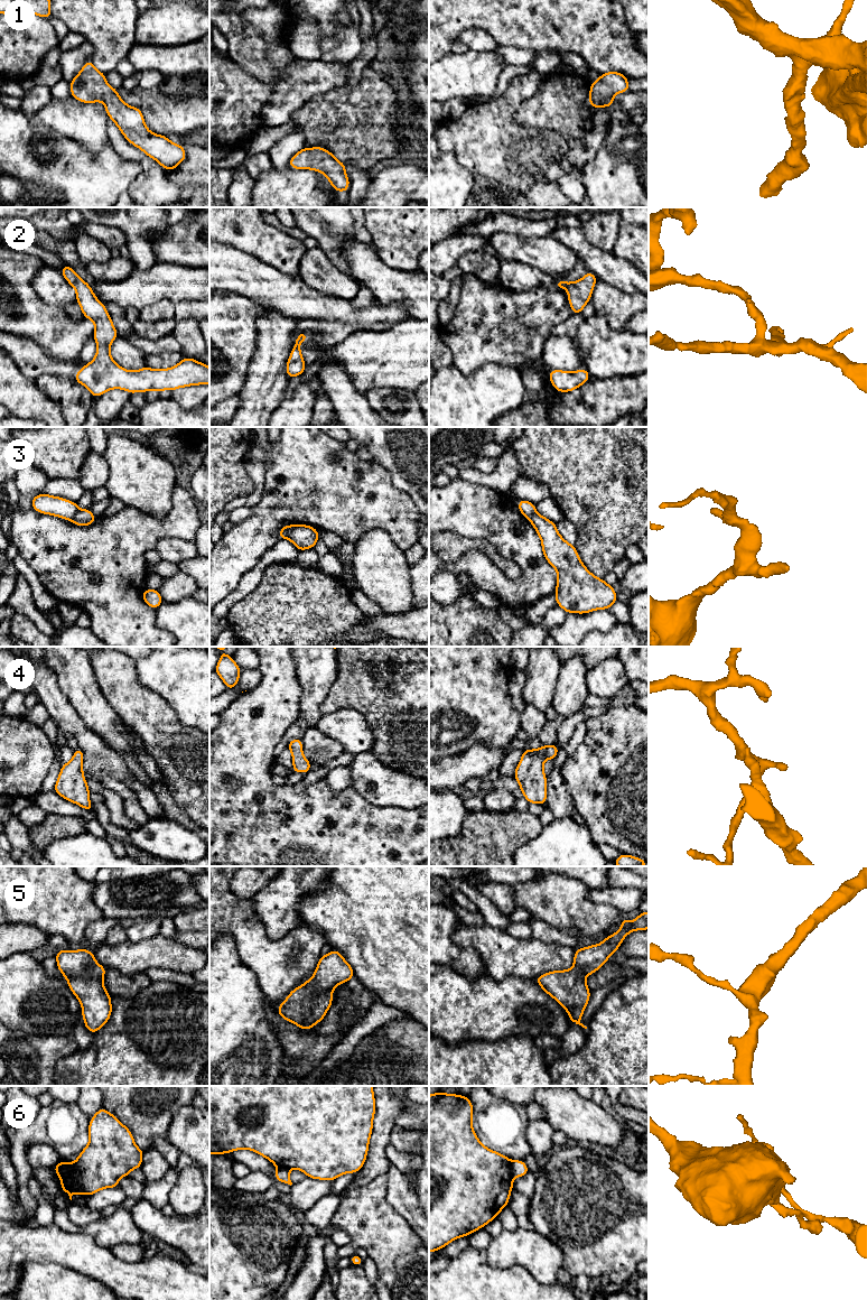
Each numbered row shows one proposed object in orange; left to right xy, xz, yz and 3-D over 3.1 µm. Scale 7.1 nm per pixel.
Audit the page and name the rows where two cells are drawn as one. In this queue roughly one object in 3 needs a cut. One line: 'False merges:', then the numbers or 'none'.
False merges: 3, 6

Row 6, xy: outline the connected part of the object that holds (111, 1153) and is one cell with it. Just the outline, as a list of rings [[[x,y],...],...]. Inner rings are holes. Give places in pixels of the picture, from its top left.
[[[100,1108],[91,1118],[88,1134],[90,1142],[76,1158],[77,1161],[64,1161],[68,1169],[58,1176],[62,1181],[60,1190],[65,1190],[71,1200],[74,1194],[90,1197],[104,1188],[120,1188],[119,1178],[129,1177],[132,1169],[141,1168],[144,1151],[136,1145],[130,1130],[105,1108]]]

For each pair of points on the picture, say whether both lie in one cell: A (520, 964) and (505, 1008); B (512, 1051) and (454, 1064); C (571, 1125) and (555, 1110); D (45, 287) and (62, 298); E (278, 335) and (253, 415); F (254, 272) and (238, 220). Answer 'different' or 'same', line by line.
A: different
B: same
C: same
D: same
E: same
F: different

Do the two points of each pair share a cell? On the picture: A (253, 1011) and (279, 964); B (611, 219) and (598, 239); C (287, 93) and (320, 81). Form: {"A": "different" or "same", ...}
{"A": "different", "B": "same", "C": "same"}

